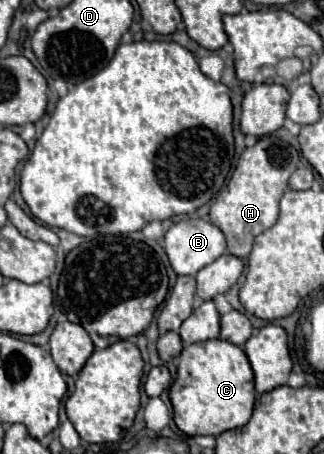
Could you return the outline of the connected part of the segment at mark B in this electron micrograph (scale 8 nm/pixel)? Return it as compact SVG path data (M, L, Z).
M210 220L176 222L164 236L166 254L176 274L196 274L226 252L226 238Z

